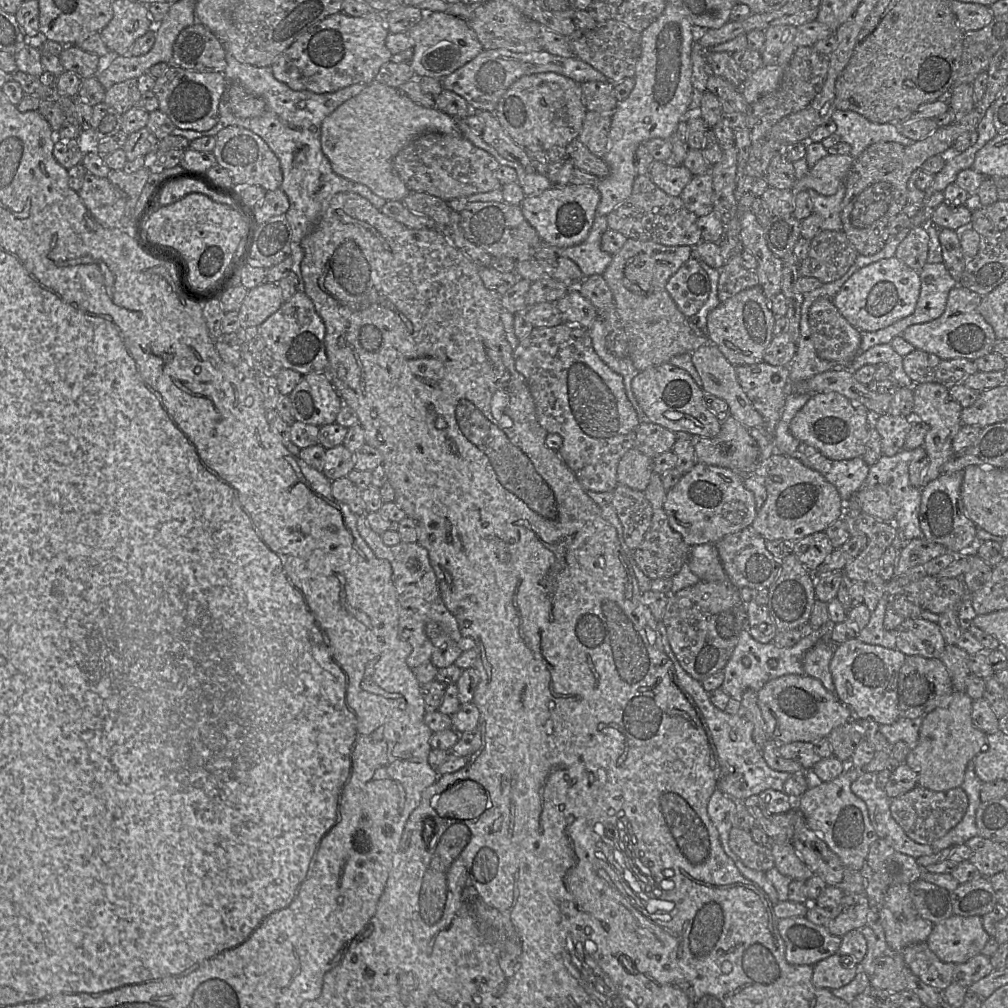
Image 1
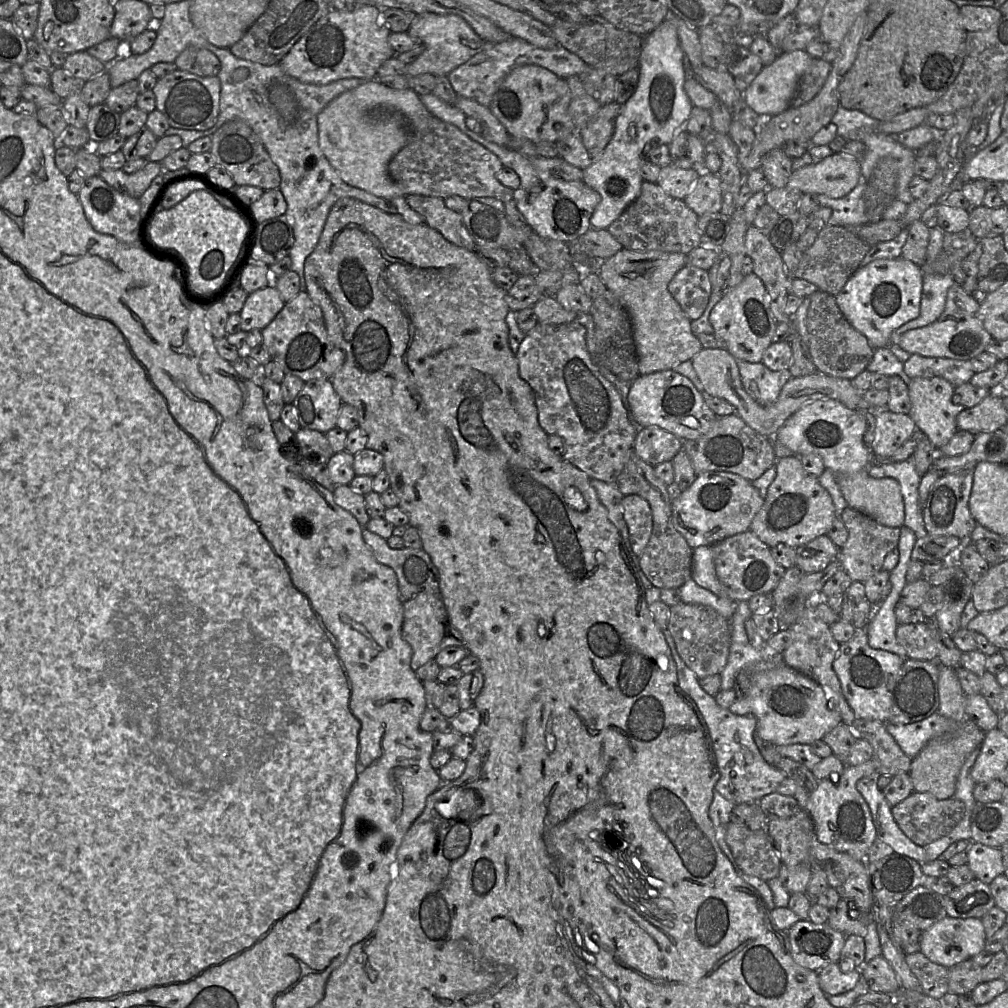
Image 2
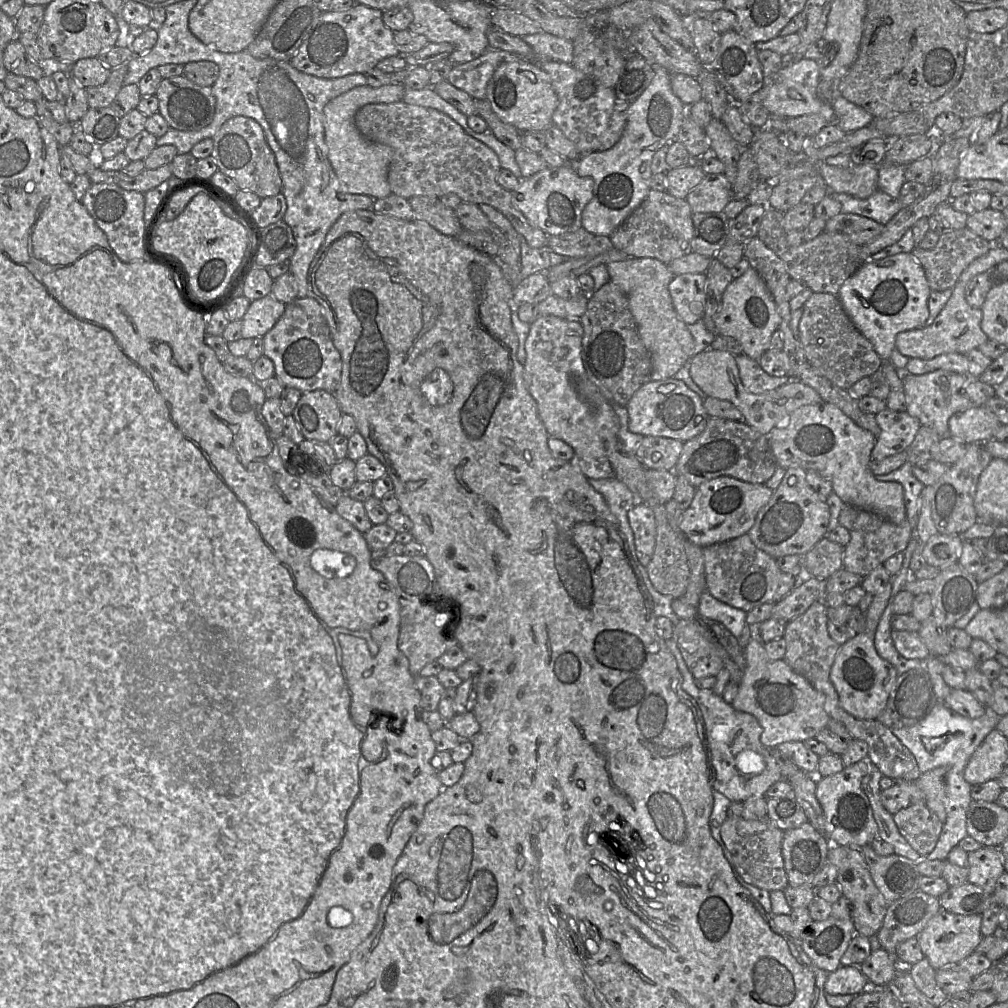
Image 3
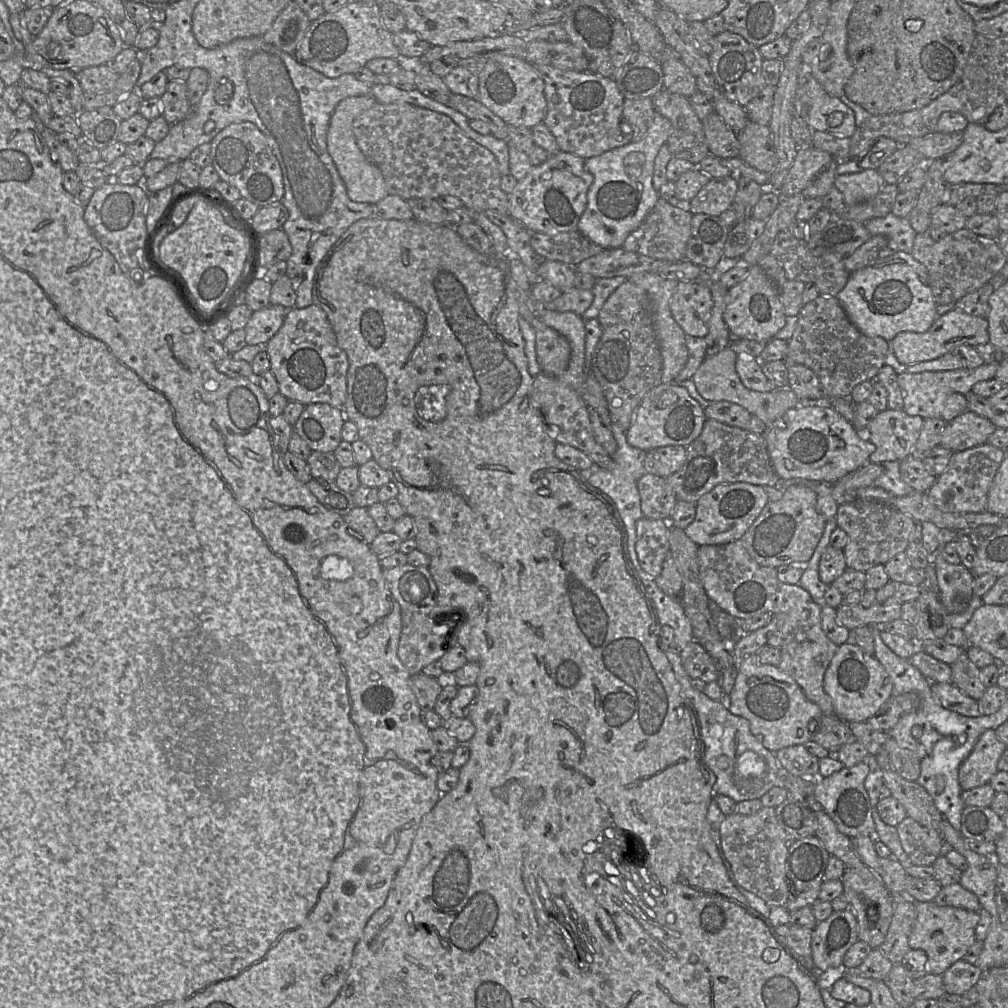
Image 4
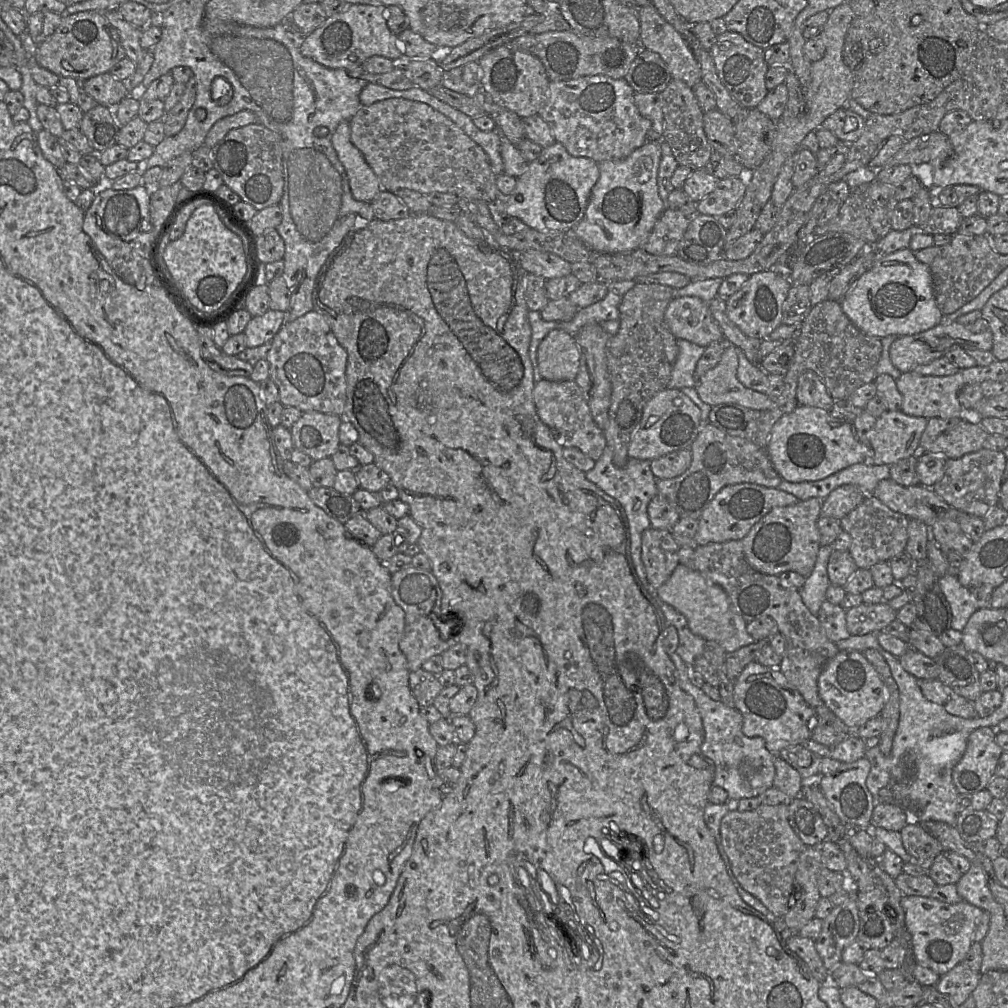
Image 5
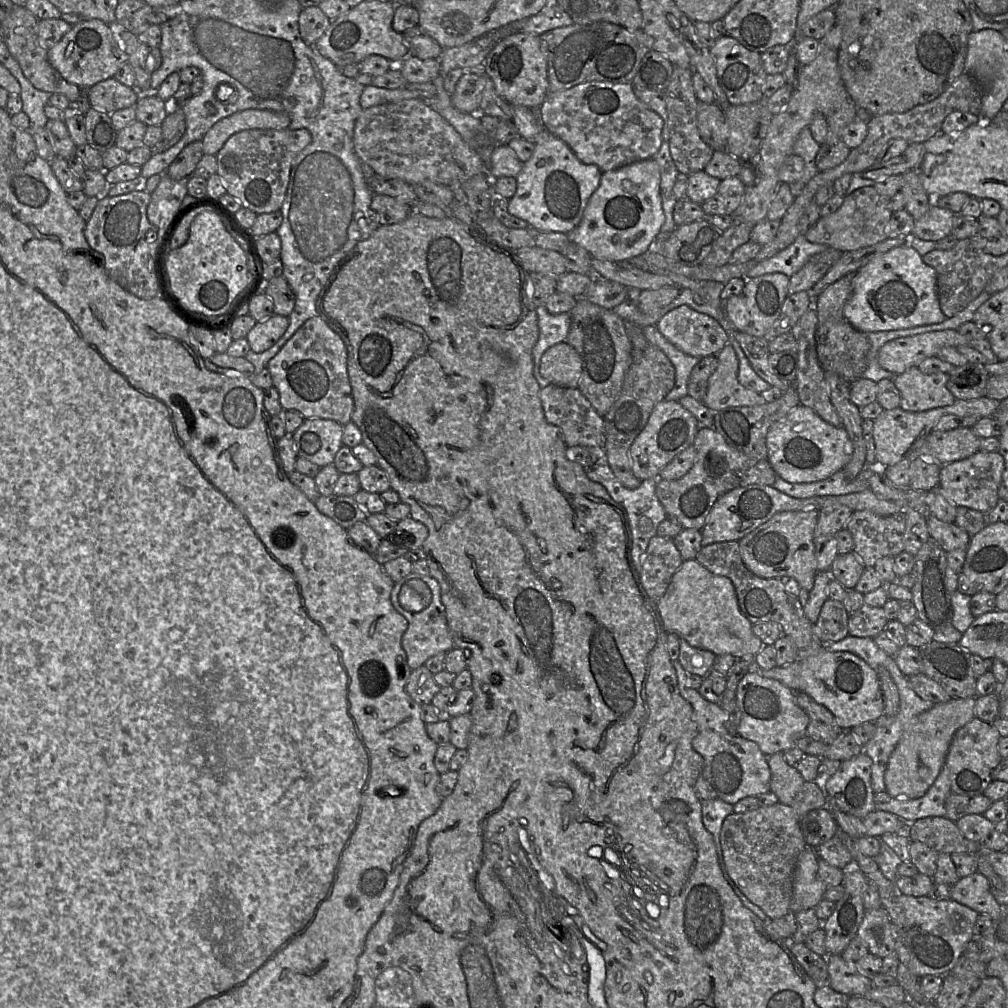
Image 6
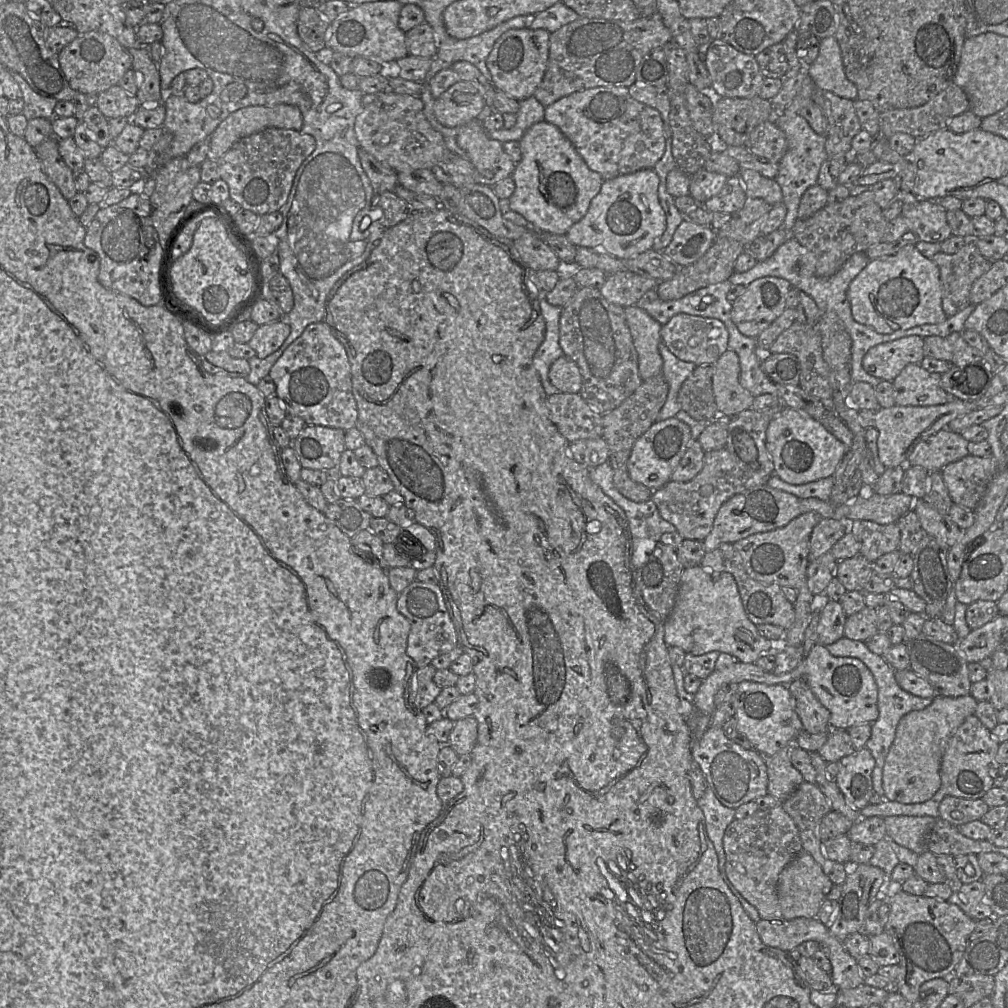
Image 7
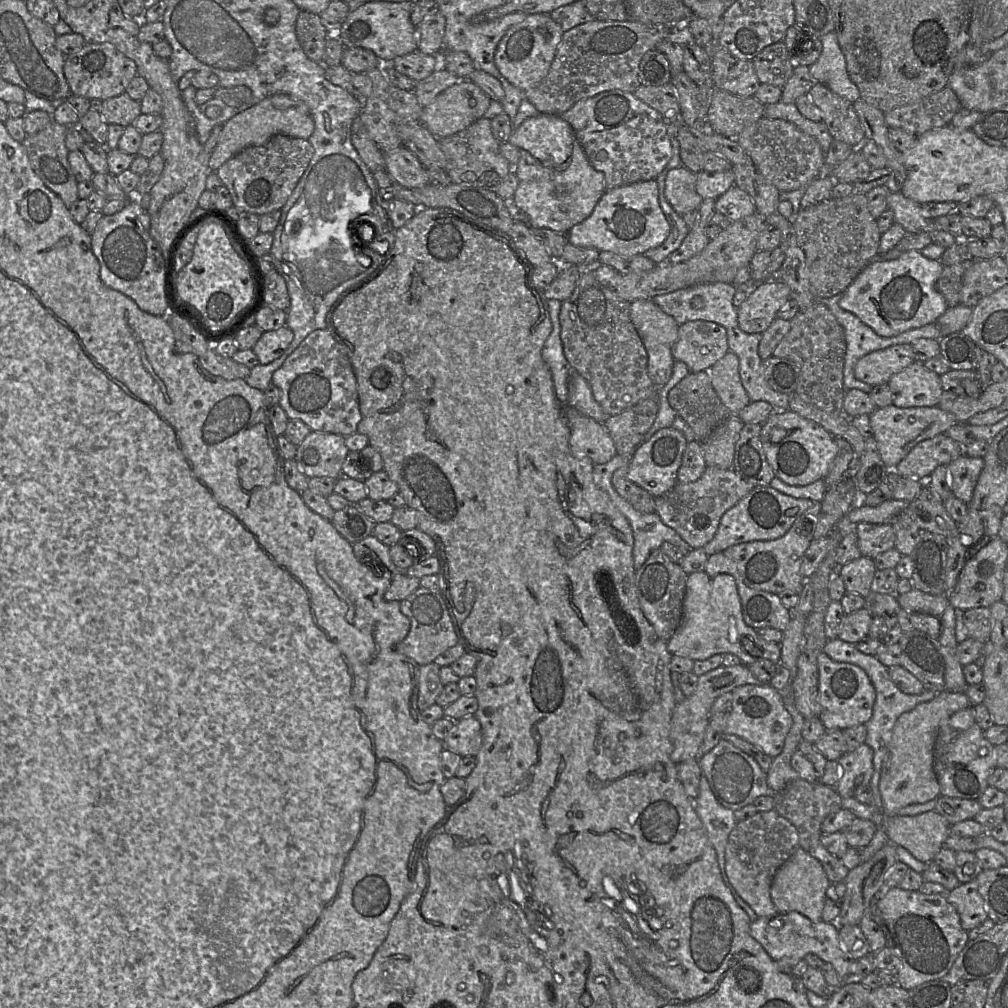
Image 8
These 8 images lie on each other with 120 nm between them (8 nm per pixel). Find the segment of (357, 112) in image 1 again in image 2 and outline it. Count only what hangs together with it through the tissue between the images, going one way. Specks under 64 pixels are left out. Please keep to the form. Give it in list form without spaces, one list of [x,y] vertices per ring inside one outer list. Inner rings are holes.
[[[375,78],[368,80],[364,84],[346,91],[341,95],[334,98],[318,115],[318,141],[319,147],[331,166],[337,171],[342,180],[350,186],[362,189],[380,198],[394,198],[399,196],[406,196],[402,188],[391,178],[388,172],[388,165],[391,159],[407,144],[408,142],[408,130],[403,124],[403,121],[410,123],[412,129],[424,129],[428,126],[429,120],[434,117],[423,105],[420,100],[420,96],[412,89],[406,88],[403,90],[392,89],[384,84],[378,82]]]

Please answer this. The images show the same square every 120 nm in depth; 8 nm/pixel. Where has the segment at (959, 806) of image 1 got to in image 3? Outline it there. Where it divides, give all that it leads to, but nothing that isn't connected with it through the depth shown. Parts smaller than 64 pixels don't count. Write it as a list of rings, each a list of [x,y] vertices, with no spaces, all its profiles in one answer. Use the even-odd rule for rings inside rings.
[[[910,804],[893,818],[900,834],[922,857],[933,851],[944,824],[925,804]]]

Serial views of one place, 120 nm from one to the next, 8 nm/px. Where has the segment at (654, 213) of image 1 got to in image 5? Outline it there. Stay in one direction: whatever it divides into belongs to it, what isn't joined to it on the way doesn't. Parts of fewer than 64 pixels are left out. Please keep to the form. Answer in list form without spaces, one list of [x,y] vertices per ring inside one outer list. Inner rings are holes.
[[[668,207],[655,223],[641,249],[653,255],[676,255],[690,219]]]

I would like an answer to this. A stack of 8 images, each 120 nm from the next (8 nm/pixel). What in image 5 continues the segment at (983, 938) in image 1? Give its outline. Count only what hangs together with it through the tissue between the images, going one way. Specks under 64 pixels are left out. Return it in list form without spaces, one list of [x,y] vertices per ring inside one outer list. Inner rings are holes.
[[[904,895],[901,906],[916,964],[930,968],[939,976],[943,976],[961,963],[970,950],[982,909],[966,901],[948,904],[931,897]]]

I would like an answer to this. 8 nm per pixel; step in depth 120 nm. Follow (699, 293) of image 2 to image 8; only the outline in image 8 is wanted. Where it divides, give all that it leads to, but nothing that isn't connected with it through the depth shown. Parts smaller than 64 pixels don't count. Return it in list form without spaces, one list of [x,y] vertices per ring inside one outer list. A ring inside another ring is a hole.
[[[705,320],[679,325],[671,350],[673,358],[683,362],[690,372],[709,371],[728,351],[726,329]]]

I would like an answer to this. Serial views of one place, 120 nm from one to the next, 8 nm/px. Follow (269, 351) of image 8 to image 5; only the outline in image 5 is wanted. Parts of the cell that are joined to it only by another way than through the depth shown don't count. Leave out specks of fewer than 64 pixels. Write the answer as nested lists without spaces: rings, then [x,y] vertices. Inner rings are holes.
[[[271,309],[252,317],[244,330],[246,347],[254,348],[271,342],[286,320],[287,313]]]

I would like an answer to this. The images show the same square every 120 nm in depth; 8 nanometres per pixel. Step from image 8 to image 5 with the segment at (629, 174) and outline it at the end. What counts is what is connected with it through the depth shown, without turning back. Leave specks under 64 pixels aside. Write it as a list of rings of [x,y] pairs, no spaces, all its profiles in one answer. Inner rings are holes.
[[[603,75],[550,81],[548,96],[539,115],[548,124],[555,141],[561,143],[570,155],[591,158],[597,163],[621,160],[647,142],[647,132],[652,126],[651,121],[638,111],[634,103],[634,93],[624,79],[613,79]]]

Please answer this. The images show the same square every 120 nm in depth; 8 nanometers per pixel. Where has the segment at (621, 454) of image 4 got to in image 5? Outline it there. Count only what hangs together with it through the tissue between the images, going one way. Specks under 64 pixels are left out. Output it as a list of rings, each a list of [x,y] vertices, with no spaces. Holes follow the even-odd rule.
[[[605,447],[600,458],[595,461],[594,467],[585,472],[586,478],[604,491],[607,495],[616,499],[623,507],[628,520],[630,531],[630,552],[636,574],[644,586],[648,585],[643,562],[641,560],[641,536],[650,527],[647,507],[650,501],[658,494],[656,478],[650,470],[650,460],[628,458],[624,467],[616,467],[612,462],[612,451]]]

